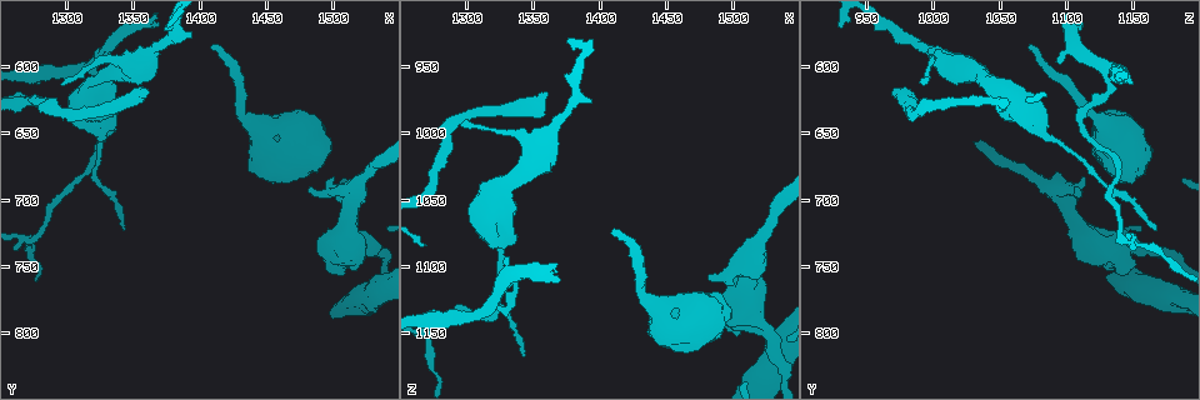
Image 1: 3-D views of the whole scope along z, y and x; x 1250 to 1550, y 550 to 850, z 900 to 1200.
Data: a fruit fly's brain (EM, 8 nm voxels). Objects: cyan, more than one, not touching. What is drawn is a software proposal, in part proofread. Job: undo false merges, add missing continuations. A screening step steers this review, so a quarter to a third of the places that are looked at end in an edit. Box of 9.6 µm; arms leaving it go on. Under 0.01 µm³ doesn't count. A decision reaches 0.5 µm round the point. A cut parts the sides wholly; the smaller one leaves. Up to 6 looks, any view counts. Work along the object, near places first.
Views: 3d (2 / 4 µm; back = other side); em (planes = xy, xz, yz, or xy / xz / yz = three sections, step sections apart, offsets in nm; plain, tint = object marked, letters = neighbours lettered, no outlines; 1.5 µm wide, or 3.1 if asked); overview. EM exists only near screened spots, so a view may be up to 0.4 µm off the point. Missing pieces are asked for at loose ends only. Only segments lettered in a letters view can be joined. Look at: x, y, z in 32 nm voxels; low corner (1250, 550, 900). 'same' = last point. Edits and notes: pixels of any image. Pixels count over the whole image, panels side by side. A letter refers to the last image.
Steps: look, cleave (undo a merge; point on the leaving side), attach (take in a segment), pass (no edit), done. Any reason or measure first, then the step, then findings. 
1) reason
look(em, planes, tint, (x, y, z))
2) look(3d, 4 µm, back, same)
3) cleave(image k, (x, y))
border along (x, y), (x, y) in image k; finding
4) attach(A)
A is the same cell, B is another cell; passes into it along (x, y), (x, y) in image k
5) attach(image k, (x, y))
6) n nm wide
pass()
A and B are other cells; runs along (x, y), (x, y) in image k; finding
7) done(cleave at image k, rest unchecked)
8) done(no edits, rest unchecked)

an open end
look(em, xz, step 4, letters, (1410, 586, 1074))

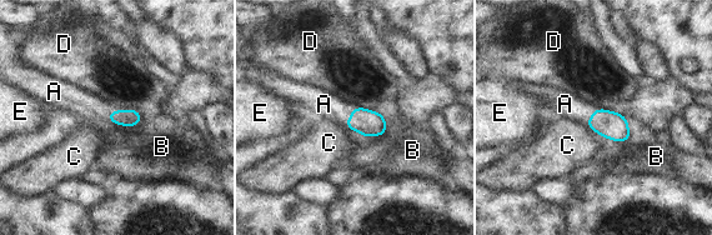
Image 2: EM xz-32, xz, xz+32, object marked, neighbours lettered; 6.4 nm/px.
cut it another way
look(em, planes, letters, same)

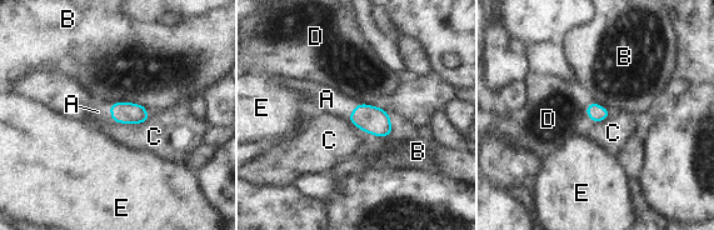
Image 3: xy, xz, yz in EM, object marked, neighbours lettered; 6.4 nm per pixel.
attach(A)
A is the same cell, B, C, D and E are other cells; passes into it along (121, 113), (110, 113), (98, 111) in image 3; the cell continues

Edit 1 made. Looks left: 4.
redraw
look(overview)

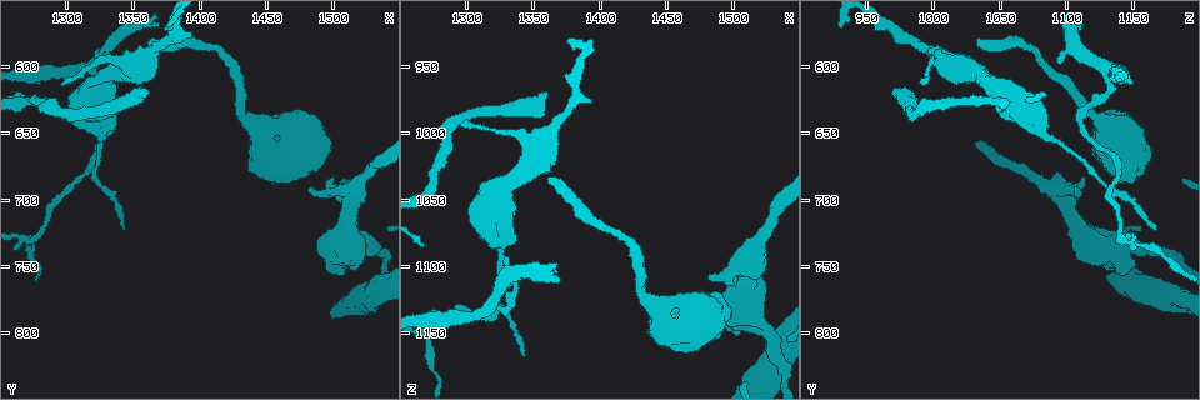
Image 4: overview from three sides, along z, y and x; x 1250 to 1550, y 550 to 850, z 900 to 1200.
calibre changes
look(3d, 2 µm, (1366, 584, 994))

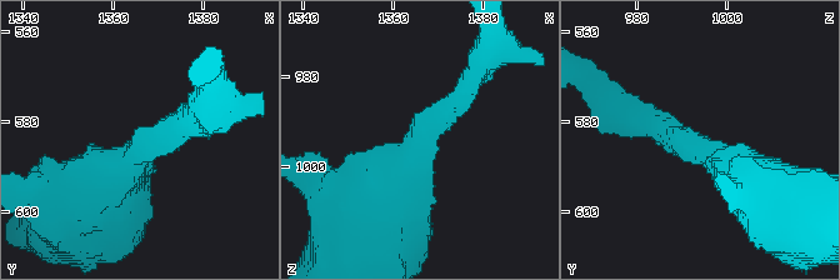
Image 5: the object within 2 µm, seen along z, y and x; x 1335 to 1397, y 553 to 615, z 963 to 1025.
arms of 220, 600 nm; shape alone is not enough
look(em, planes, letters, (1366, 585, 994))

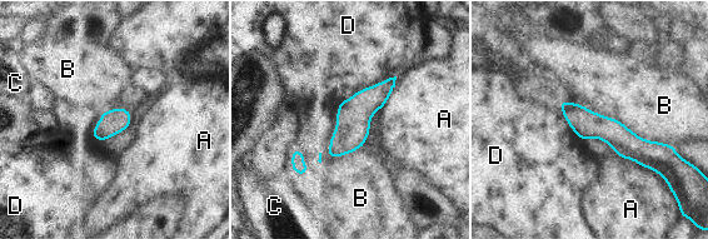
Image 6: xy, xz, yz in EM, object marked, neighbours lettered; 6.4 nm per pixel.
pass()
A, B, C and D are other cells; border along (623, 123), (639, 137), (673, 145) in image 6; one cell here

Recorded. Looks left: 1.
done(attach at image 3, rest unchecked)

